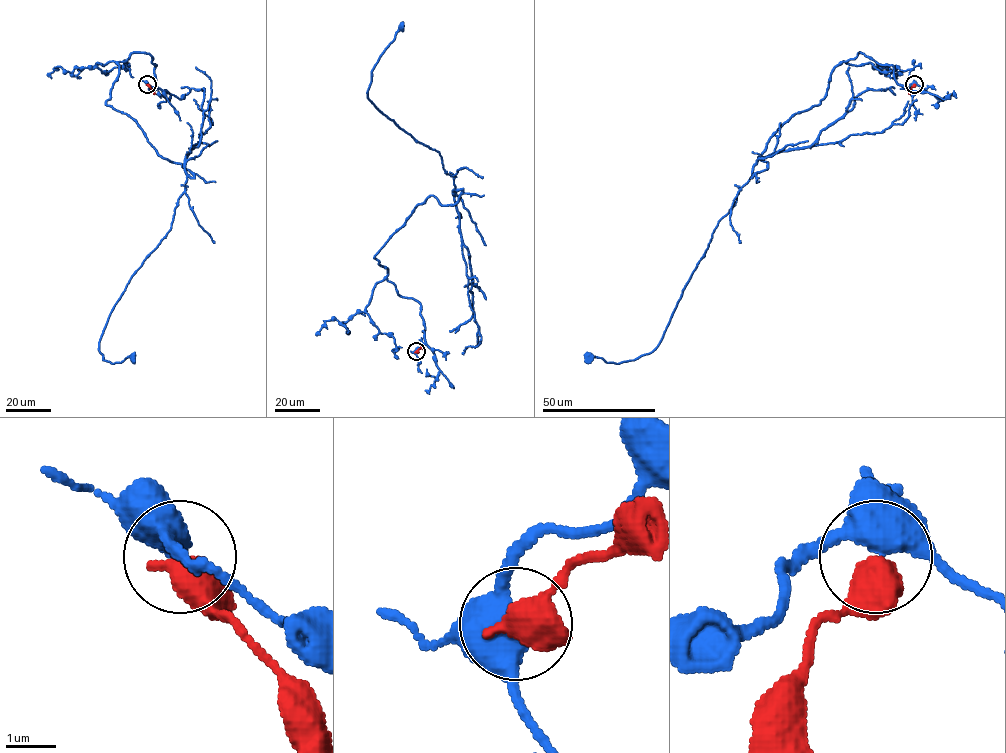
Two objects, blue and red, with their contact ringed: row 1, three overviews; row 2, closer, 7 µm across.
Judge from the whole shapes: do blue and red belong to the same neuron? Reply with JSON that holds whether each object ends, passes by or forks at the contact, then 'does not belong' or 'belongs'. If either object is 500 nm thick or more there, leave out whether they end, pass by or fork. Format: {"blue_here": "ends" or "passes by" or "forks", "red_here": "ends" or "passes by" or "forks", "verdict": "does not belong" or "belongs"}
{"verdict": "does not belong"}

